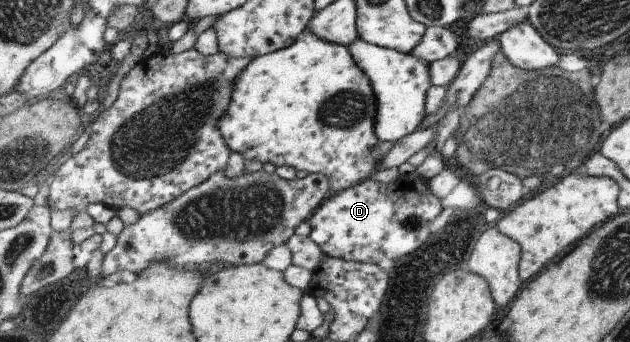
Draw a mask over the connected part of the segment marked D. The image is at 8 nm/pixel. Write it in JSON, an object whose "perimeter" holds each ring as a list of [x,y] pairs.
{"perimeter":[[[367,179],[365,182],[353,188],[348,188],[336,195],[329,196],[320,207],[307,220],[310,225],[311,238],[324,250],[326,255],[343,258],[346,261],[377,265],[387,260],[397,260],[401,256],[407,256],[415,250],[419,250],[429,236],[429,224],[441,214],[441,202],[427,190],[427,182],[423,194],[419,194],[419,184],[399,188],[393,193],[389,191],[388,183],[373,182]]]}

